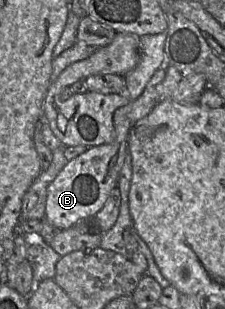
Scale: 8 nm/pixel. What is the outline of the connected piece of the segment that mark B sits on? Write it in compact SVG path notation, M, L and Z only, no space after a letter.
M132 101L115 110L113 124L115 139L108 144L89 147L84 153L68 161L47 187L44 220L59 230L73 227L79 220L94 217L104 206L118 178L127 152L131 128L129 113Z

